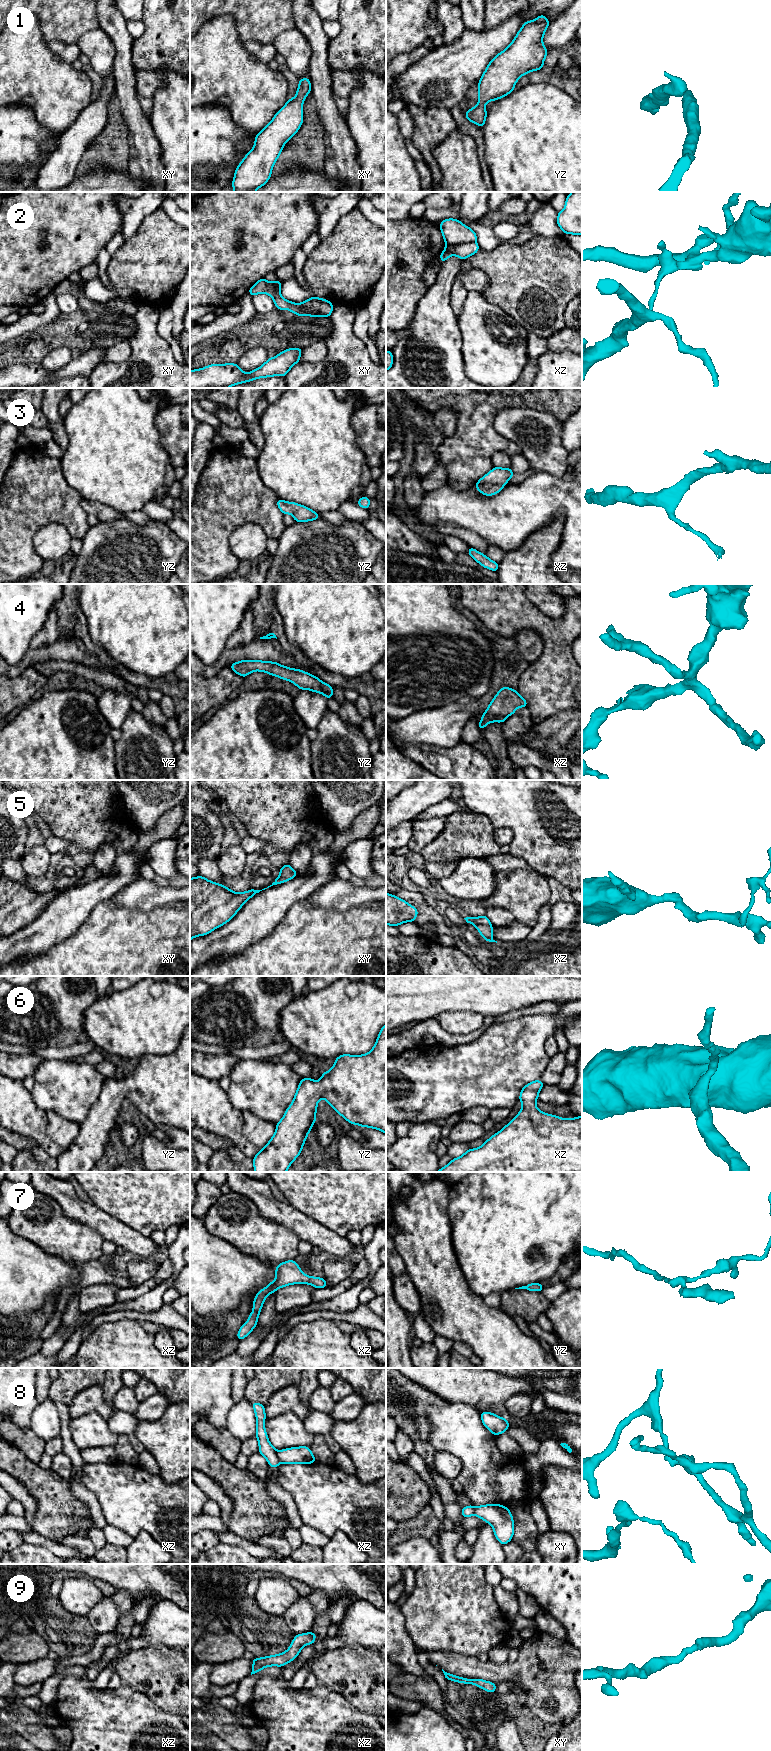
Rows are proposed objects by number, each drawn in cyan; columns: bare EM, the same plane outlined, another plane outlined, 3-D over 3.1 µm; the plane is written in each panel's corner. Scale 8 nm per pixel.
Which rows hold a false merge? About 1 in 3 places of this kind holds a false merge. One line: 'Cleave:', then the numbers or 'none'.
Cleave: 2, 8

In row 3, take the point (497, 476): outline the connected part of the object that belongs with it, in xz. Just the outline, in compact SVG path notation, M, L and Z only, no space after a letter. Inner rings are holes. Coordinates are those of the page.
M493 467L490 472L477 481L475 488L489 497L500 492L513 476L515 475L511 468Z

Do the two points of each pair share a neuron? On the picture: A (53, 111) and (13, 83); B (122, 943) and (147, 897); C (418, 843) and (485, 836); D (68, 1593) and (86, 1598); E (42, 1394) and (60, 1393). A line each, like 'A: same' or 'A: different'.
A: same
B: different
C: different
D: same
E: different

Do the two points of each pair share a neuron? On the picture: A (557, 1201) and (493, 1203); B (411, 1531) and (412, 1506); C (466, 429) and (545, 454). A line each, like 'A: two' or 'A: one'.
A: one
B: two
C: two

